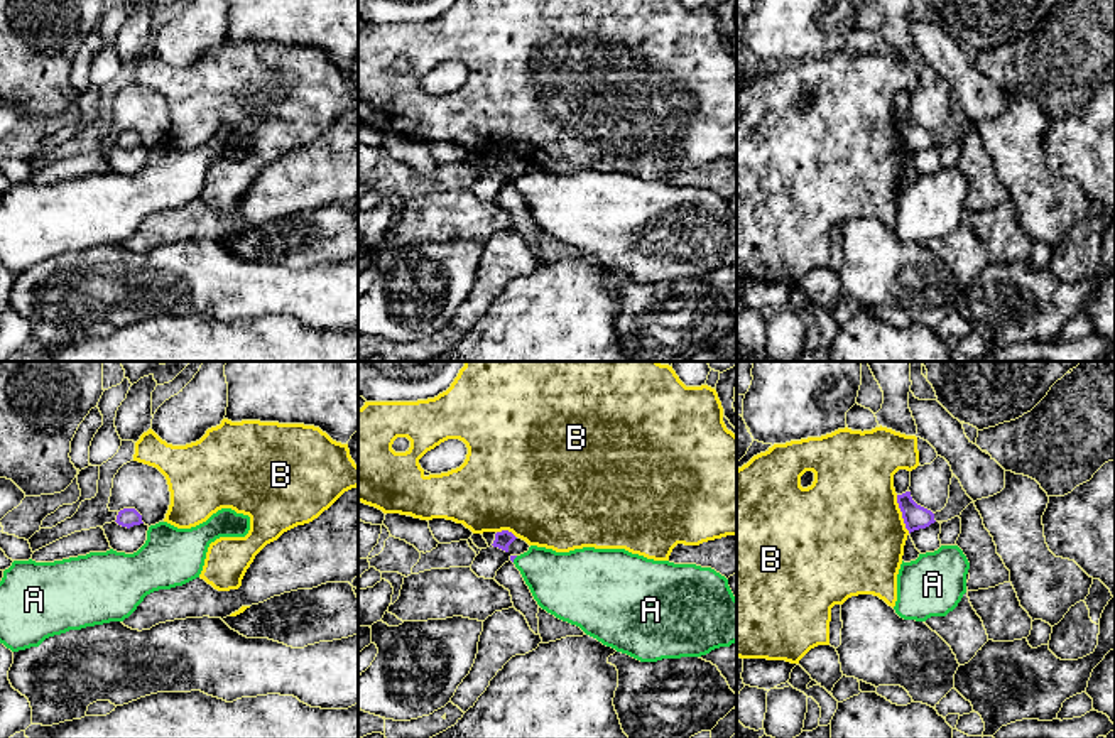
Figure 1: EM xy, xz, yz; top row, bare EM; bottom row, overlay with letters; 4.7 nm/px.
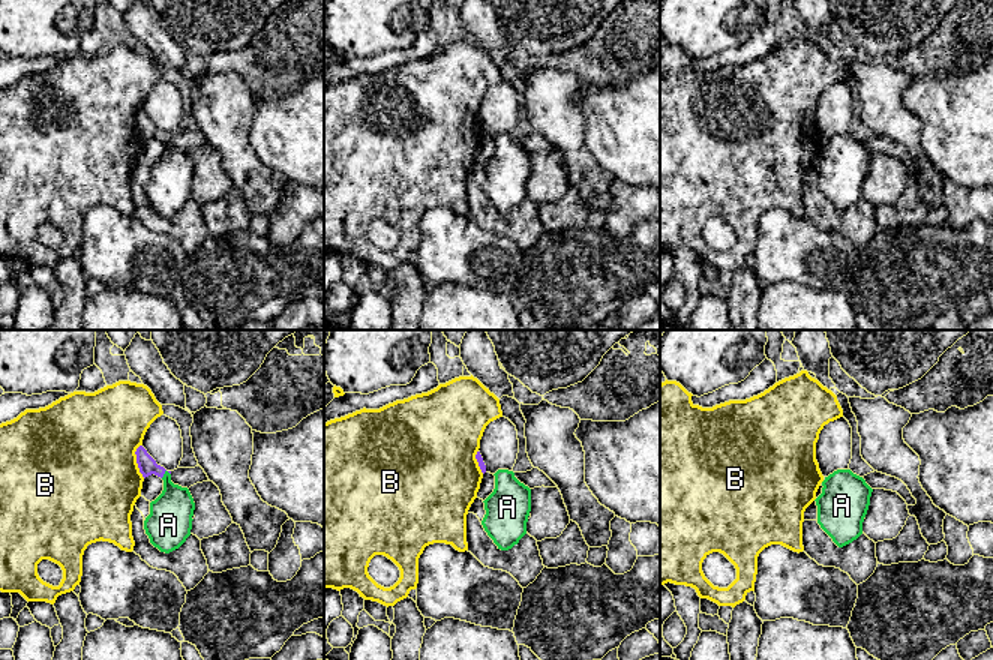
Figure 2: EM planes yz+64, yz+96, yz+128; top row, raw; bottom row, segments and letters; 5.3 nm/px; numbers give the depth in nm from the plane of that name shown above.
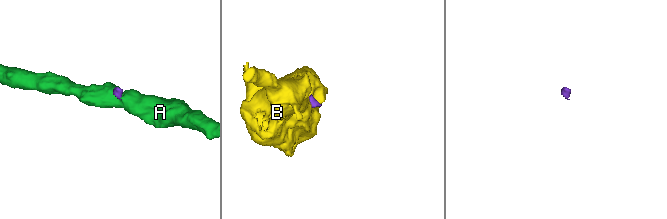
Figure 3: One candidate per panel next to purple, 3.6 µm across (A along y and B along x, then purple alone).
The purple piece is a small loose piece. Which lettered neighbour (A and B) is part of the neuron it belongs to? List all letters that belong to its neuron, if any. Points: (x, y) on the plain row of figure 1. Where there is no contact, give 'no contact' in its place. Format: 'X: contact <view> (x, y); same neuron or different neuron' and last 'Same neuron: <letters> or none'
A: contact xz (514, 179); same neuron
B: contact yz (902, 135); different neuron
Same neuron: A

